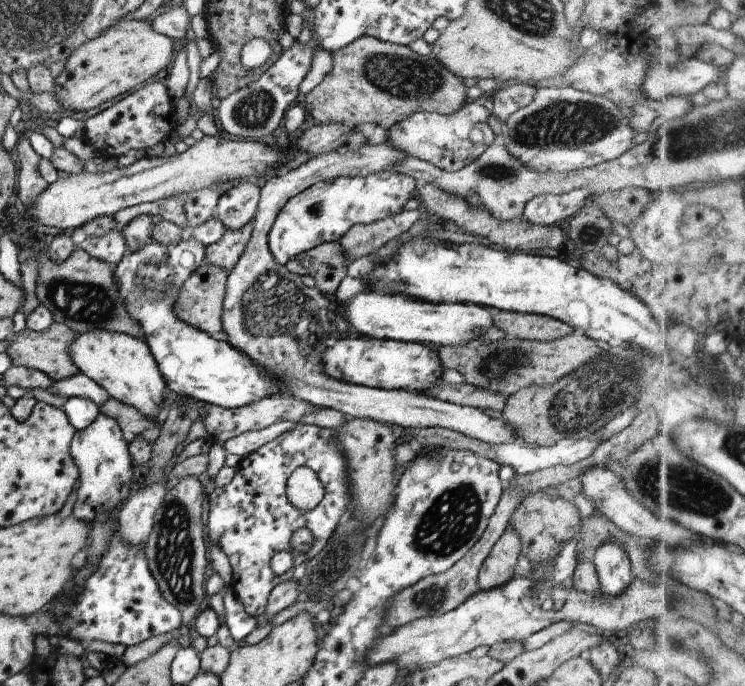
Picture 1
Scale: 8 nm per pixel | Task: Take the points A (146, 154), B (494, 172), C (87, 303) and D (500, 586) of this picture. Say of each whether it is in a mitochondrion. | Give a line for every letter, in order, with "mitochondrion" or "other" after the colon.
A: other
B: mitochondrion
C: mitochondrion
D: other

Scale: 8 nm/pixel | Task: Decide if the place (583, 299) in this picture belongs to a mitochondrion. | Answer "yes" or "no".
no

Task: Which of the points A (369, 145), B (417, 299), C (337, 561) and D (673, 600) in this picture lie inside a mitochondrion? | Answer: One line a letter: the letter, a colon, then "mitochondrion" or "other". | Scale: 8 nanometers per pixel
A: other
B: other
C: mitochondrion
D: other

